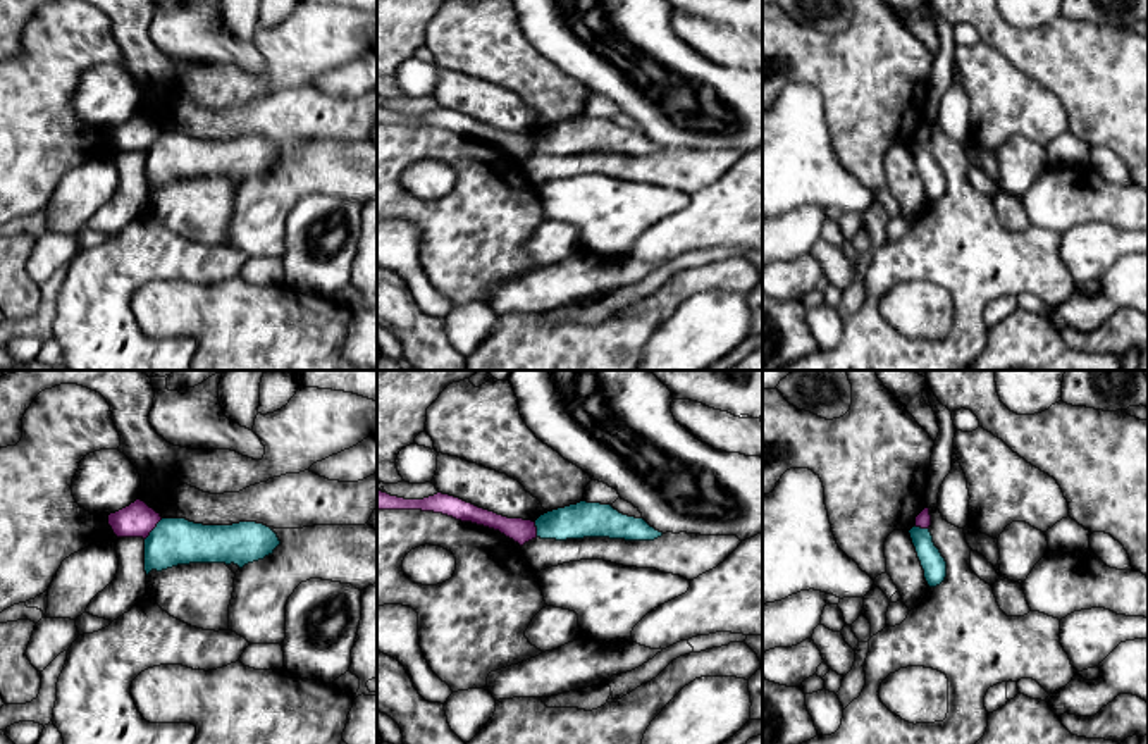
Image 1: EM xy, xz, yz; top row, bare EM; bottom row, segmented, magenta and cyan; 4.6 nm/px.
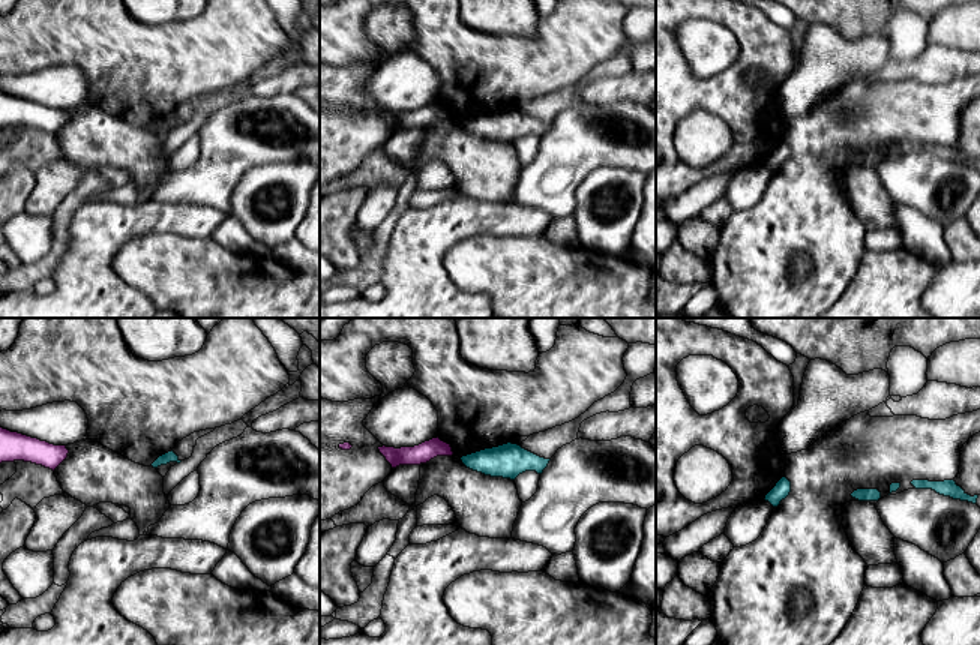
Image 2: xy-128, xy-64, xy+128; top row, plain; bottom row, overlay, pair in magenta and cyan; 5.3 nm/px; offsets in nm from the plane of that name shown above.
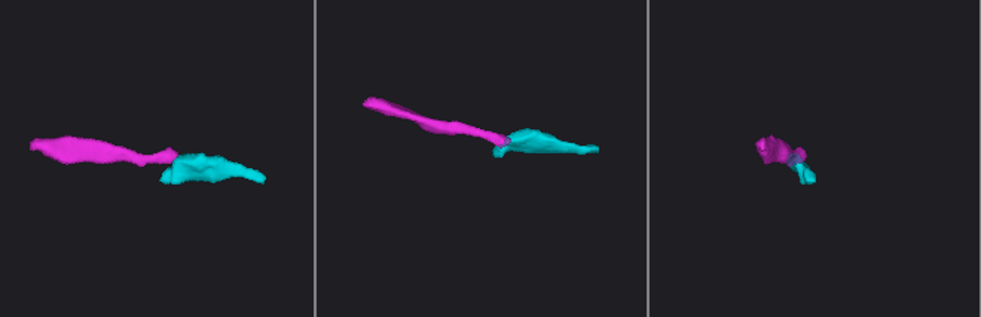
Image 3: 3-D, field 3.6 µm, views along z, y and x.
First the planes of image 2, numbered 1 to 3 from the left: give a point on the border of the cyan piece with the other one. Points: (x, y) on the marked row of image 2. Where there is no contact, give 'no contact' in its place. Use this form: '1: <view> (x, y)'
1: no contact
2: no contact
3: no contact

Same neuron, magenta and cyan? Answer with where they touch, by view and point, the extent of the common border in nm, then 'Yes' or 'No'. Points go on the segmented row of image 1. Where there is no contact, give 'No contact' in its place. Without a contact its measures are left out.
Touches magenta at xy (154, 527). Shared border 130 nm. No

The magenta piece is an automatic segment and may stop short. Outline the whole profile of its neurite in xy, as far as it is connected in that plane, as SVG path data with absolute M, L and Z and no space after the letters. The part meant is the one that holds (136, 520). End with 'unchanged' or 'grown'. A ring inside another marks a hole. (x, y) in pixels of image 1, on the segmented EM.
M136 499L129 506L108 515L108 525L117 537L146 539L160 520L160 513L141 499Z | unchanged

